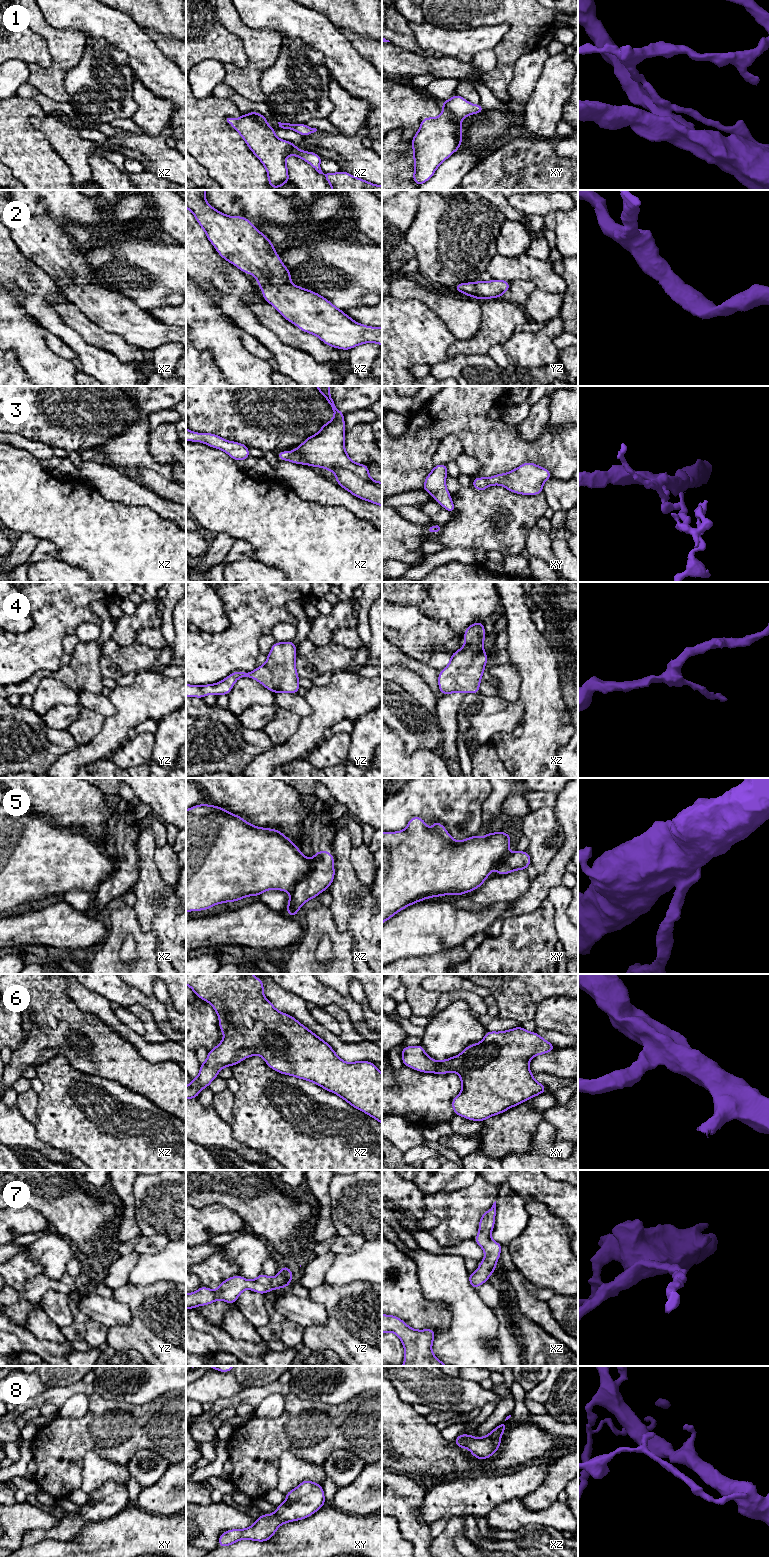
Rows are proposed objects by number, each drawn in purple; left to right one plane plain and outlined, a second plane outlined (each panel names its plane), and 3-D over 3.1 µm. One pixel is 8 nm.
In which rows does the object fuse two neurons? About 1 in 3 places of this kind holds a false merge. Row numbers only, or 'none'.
1, 5

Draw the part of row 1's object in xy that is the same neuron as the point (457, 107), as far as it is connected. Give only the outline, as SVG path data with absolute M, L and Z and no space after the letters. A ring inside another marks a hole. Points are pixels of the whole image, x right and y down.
M457 93L449 100L441 102L441 105L443 111L447 112L452 118L459 121L466 116L478 114L486 110L480 103L473 105Z

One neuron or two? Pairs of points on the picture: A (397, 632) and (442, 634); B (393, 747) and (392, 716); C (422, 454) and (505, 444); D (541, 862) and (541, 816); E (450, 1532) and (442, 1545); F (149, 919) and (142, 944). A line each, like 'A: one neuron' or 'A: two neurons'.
A: one neuron
B: two neurons
C: one neuron
D: one neuron
E: one neuron
F: two neurons

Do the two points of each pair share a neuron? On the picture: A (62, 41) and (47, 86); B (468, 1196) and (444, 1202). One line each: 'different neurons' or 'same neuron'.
A: same neuron
B: same neuron

